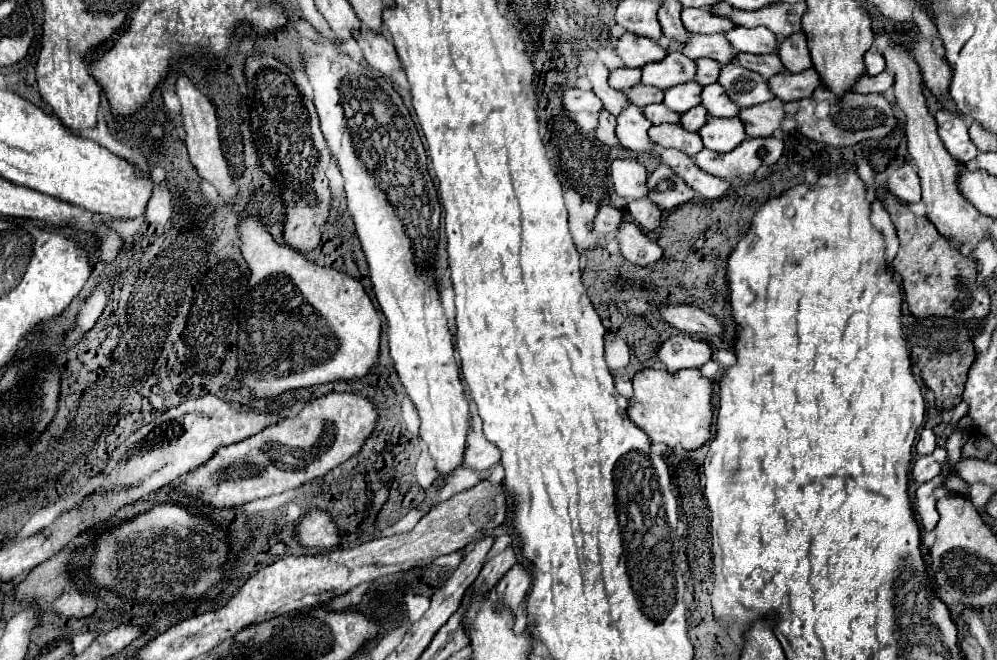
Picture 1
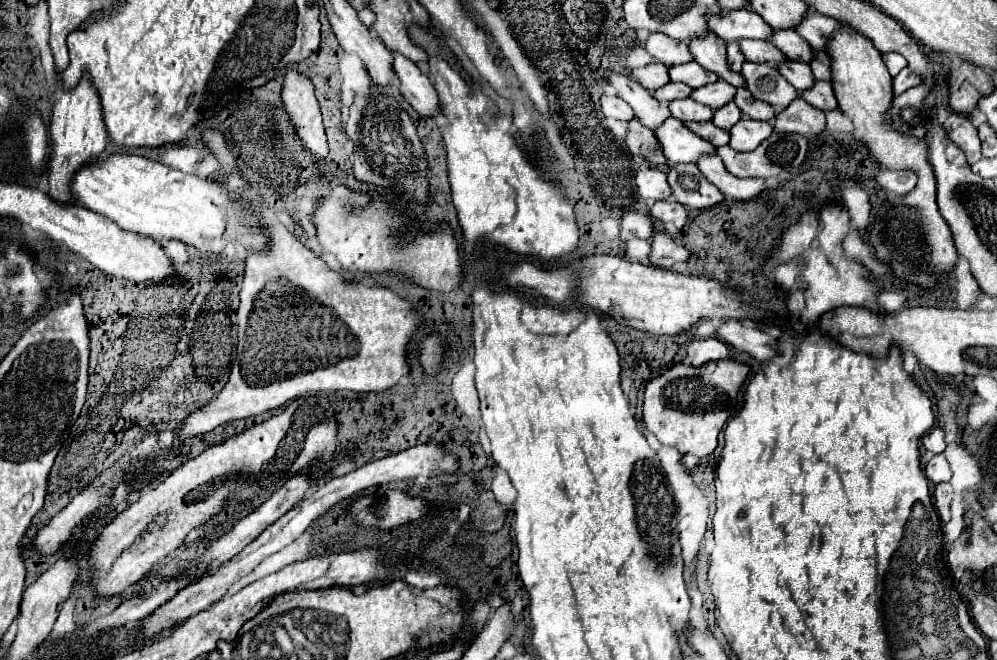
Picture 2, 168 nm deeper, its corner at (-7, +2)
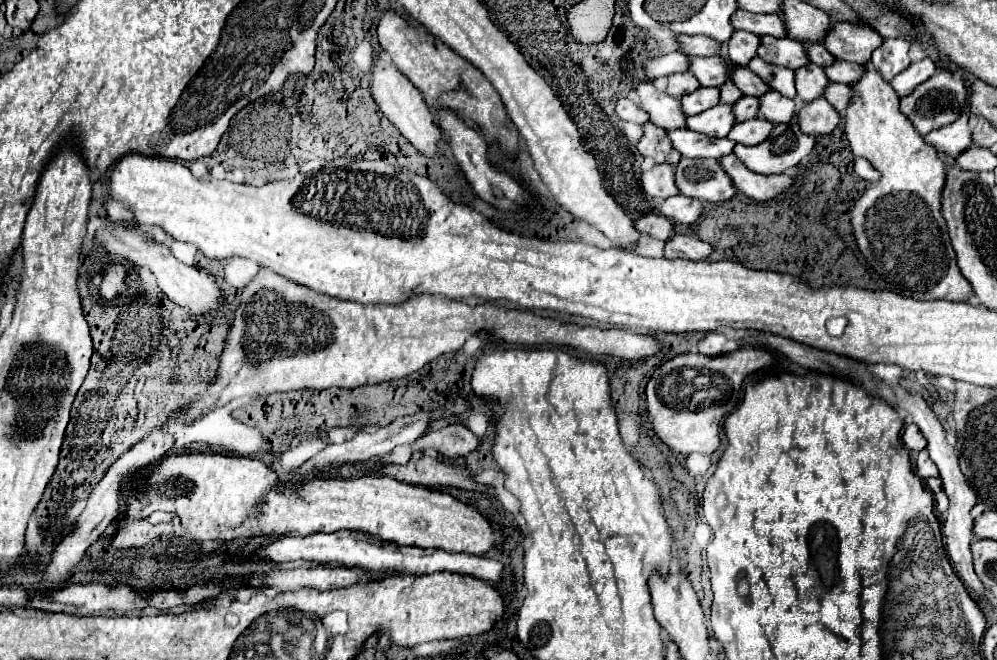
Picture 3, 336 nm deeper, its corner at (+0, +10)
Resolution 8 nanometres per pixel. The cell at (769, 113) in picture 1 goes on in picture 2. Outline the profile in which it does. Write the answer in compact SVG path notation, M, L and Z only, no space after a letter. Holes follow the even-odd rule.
M795 99L787 109L779 111L779 119L775 119L775 131L791 131L805 137L819 135L825 129L825 113L815 109L805 99Z

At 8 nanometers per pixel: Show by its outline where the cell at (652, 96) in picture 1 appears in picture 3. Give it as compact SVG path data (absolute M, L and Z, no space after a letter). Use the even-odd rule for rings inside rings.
M676 73L668 77L668 87L666 93L672 97L682 97L686 93L696 91L700 85L696 81L696 77L692 77L692 73Z

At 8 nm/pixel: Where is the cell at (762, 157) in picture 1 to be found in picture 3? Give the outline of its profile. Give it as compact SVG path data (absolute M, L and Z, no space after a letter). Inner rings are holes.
M792 123L774 125L768 139L760 145L736 145L736 157L754 173L770 175L784 173L788 167L794 167L804 159L814 147L814 137L800 131L800 127Z

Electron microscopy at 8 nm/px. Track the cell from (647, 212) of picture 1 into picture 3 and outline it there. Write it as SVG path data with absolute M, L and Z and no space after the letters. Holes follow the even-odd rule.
M674 195L674 197L668 197L660 203L658 211L672 219L674 223L680 223L680 225L692 225L700 213L702 213L702 201L698 199L690 199L690 197L684 197L684 195Z

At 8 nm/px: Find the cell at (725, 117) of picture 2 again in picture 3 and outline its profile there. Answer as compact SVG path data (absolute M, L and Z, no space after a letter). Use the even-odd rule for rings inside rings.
M742 97L732 105L732 113L736 115L738 121L748 121L756 117L758 113L758 99L756 97Z

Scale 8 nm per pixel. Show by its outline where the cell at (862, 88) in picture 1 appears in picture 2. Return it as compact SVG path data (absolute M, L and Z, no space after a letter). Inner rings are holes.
M905 67L905 69L893 79L893 93L895 93L895 95L901 95L901 93L905 93L907 89L917 87L917 85L921 85L921 83L923 83L923 77Z

